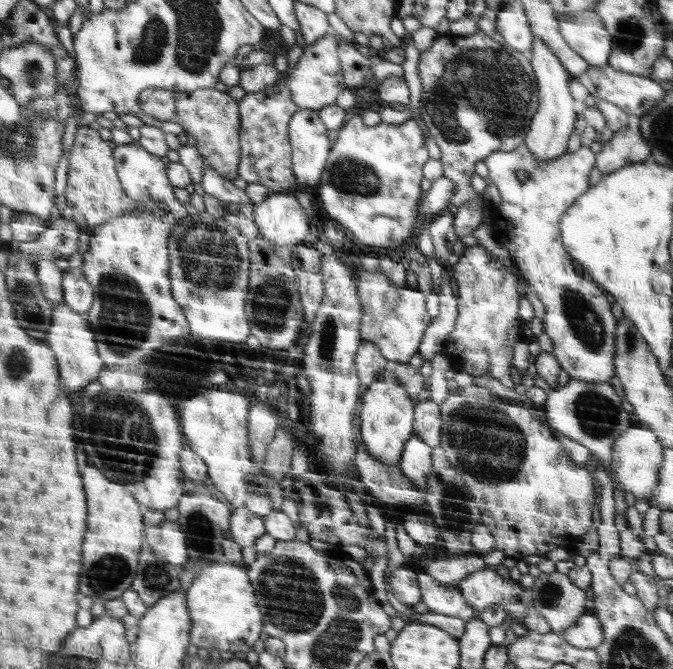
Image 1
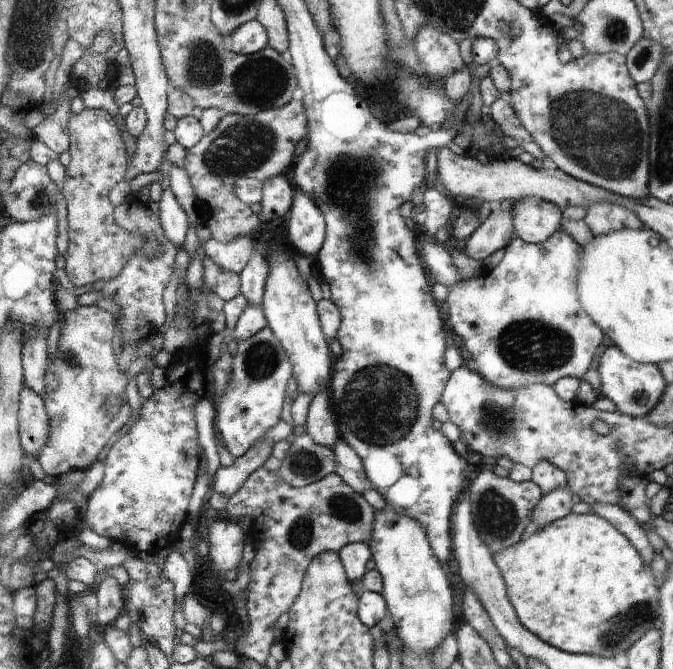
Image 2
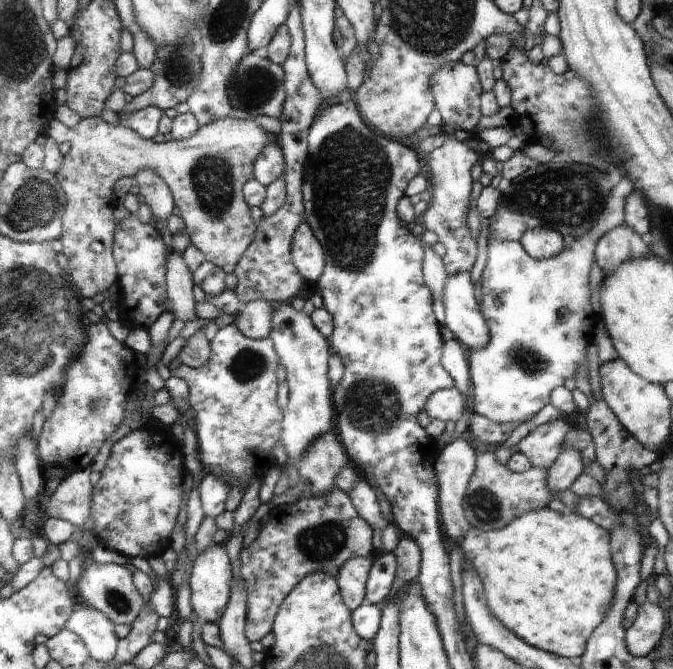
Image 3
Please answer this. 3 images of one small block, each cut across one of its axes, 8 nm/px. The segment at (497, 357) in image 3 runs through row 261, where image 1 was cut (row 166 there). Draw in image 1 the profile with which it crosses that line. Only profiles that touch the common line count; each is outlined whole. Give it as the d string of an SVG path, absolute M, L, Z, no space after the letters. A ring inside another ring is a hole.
M522 144L510 152L494 151L484 159L488 167L491 182L494 182L500 192L501 203L491 210L493 238L510 251L513 266L524 276L527 283L534 289L536 296L545 308L543 330L553 344L552 354L558 360L561 369L565 370L571 379L596 382L610 381L614 376L616 362L618 320L610 312L610 302L604 296L602 288L596 282L584 280L572 266L570 254L561 240L561 220L566 211L584 195L588 188L588 176L594 168L594 152L588 147L580 146L574 152L566 150L556 160L542 162Z

